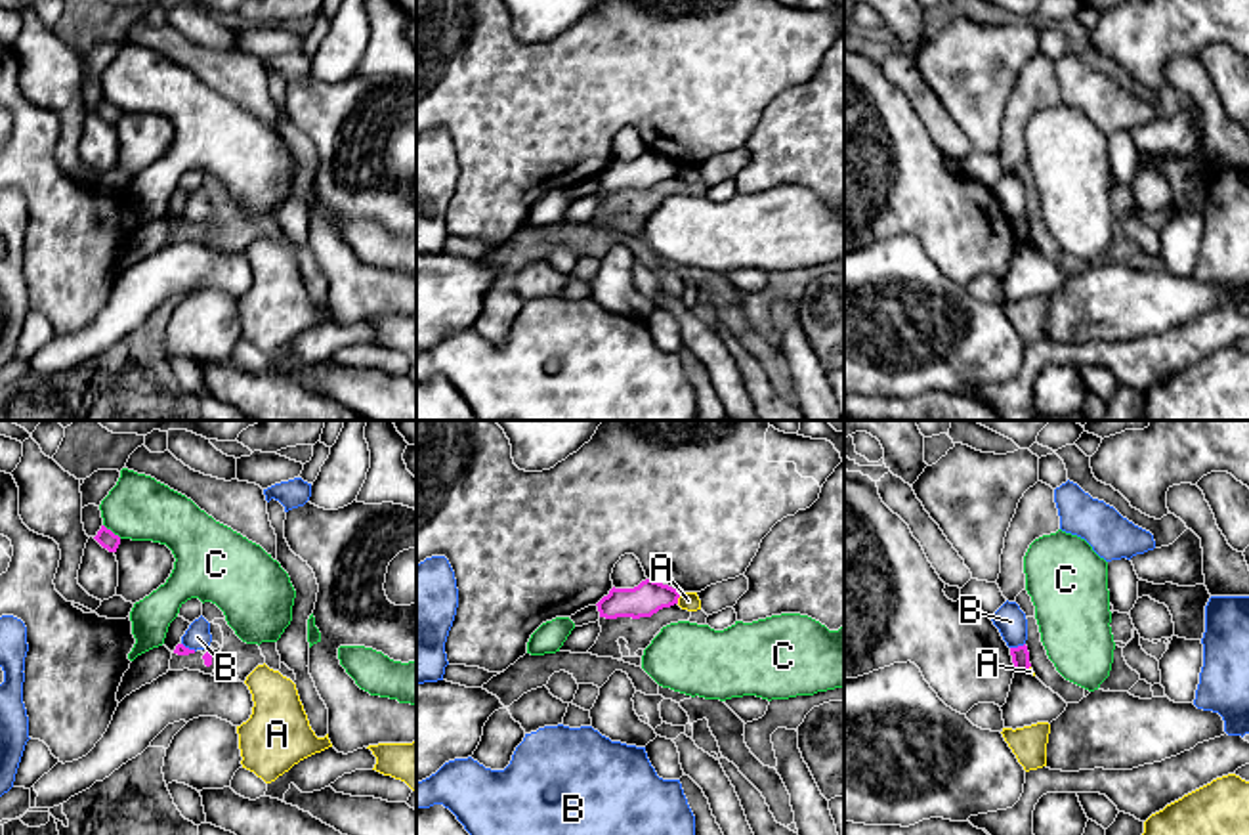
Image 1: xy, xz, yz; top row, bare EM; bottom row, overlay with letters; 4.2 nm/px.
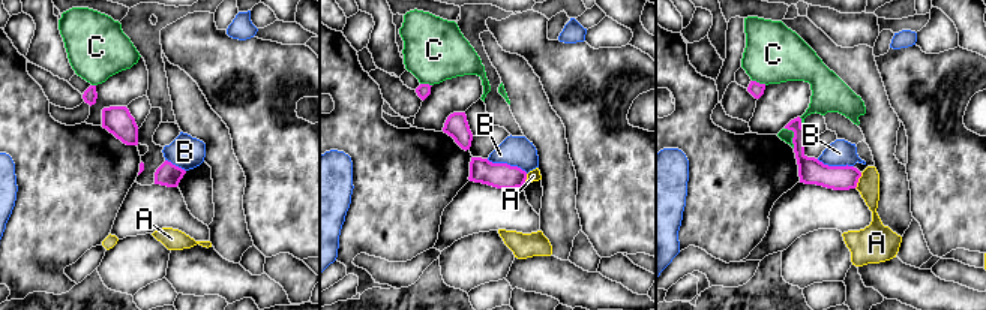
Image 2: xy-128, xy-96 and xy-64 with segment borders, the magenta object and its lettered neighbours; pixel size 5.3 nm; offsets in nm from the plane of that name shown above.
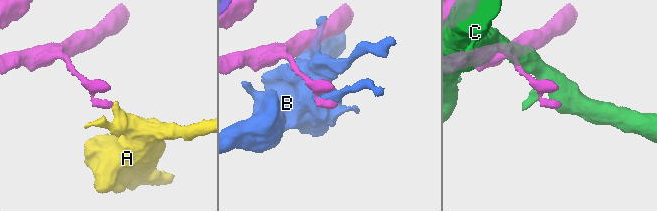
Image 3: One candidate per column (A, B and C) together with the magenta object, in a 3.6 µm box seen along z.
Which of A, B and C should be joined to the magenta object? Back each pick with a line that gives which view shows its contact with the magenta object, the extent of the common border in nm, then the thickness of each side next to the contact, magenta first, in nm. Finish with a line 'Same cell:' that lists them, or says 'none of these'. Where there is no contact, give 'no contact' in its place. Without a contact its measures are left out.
Same cell: none of these

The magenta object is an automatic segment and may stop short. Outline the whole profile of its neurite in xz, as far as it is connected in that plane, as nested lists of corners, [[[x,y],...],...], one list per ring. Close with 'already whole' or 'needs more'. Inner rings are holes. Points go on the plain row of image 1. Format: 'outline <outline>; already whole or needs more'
outline [[[653,151],[642,153],[634,161],[611,161],[596,178],[600,189],[651,189],[663,180],[678,176],[680,162]]]; already whole

